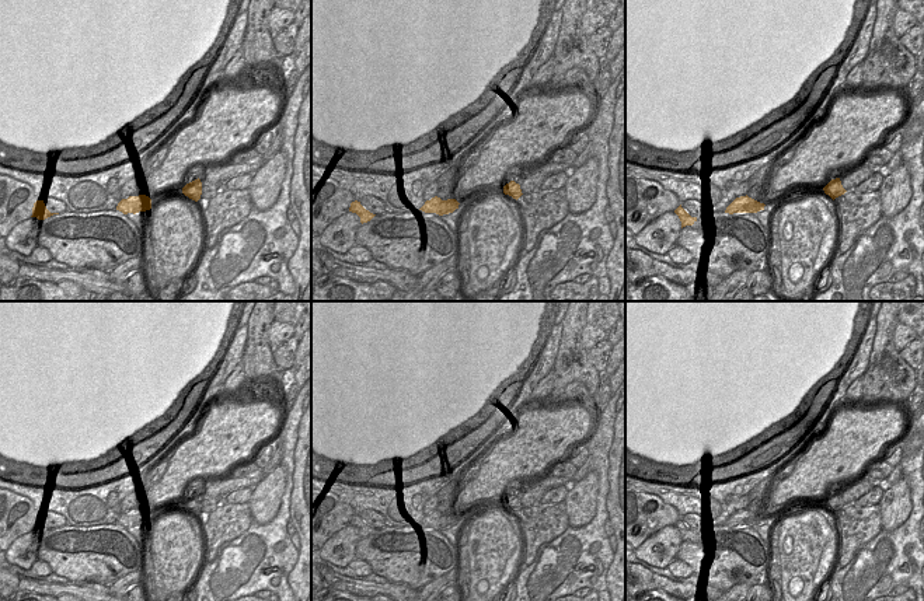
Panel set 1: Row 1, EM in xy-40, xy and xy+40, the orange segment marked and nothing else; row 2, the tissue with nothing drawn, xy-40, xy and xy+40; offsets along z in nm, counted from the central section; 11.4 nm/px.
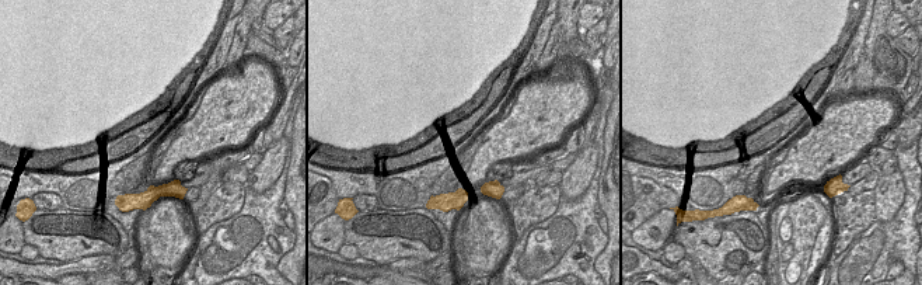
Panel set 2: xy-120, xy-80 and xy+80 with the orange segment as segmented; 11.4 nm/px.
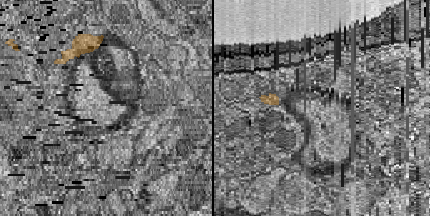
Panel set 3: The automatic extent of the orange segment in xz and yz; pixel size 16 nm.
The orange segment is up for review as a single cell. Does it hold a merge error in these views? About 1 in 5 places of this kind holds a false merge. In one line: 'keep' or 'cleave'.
keep

